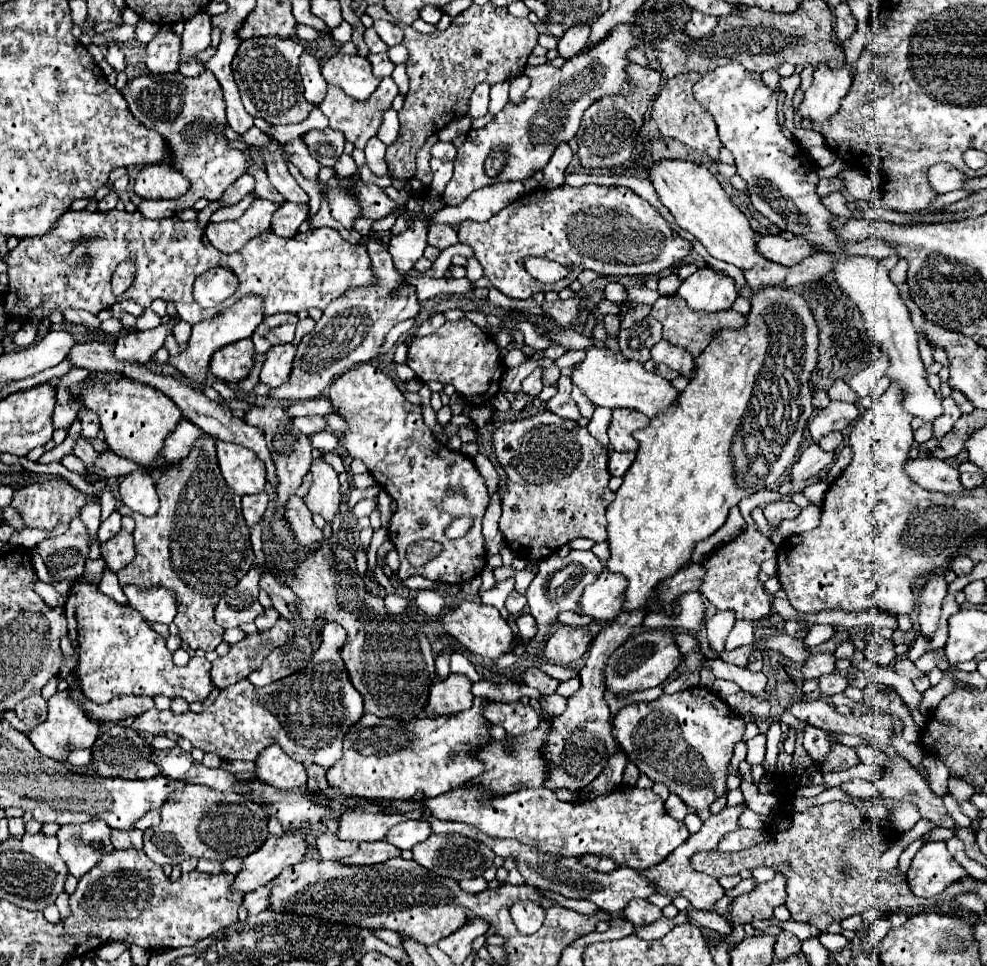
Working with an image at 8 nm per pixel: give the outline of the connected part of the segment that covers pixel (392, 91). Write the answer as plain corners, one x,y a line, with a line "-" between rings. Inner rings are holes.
385,77
381,81
381,85
377,87
377,91
367,101
355,101
355,99
347,97
343,91
339,91
339,87
331,87
329,85
327,87
327,95
325,95
323,103
319,105
319,109
329,119
329,127
331,129
343,131
347,141
351,141
357,149
365,149
367,141
377,135
377,129
383,123
383,113
387,109
391,109
391,103
393,103
397,93
399,93
399,89
397,89
397,83
393,81
393,77

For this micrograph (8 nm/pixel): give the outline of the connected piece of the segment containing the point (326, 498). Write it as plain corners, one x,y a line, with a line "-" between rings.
321,457
313,459
311,473
313,473
313,487
305,497
305,505
313,515
321,515
327,523
333,523
341,505
341,491
339,491
341,485
337,473

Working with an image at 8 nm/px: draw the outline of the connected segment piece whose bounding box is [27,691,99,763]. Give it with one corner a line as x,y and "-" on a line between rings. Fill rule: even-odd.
59,691
57,695
53,695
53,697
47,701
47,705
49,705
49,715
47,715
47,719
45,719
41,725
33,727
27,737
31,739
33,747
35,747
41,755
49,755
49,757
53,757
53,759
59,759
59,761
67,763
69,753
71,753
73,749
87,749
87,747
91,747
99,731
97,731
95,723
91,723
91,721
79,711
79,707
75,707
75,705
71,703
71,699
67,699
67,695
63,695
63,691

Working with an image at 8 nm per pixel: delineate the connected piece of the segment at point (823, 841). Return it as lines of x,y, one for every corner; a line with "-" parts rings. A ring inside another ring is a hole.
833,801
809,807
801,813
785,815
790,818
789,828
781,833
771,831
767,843
737,852
701,851
691,857
691,867
715,879
721,879
725,875
739,875
739,871
755,869
759,865
783,871
787,875
787,909
791,913
791,919
809,923
821,933
833,921
839,923
851,915
865,913
869,909
879,909
883,913
911,911
913,915
931,905
929,899
919,899
909,887
905,887
905,875
879,873
883,875
883,879
879,879
877,873
873,875
869,859
883,855
891,843
881,829
873,829
865,837
849,839
847,835
859,829
863,823
863,817
853,805
-
843,867
847,867
849,871
847,877
843,873

